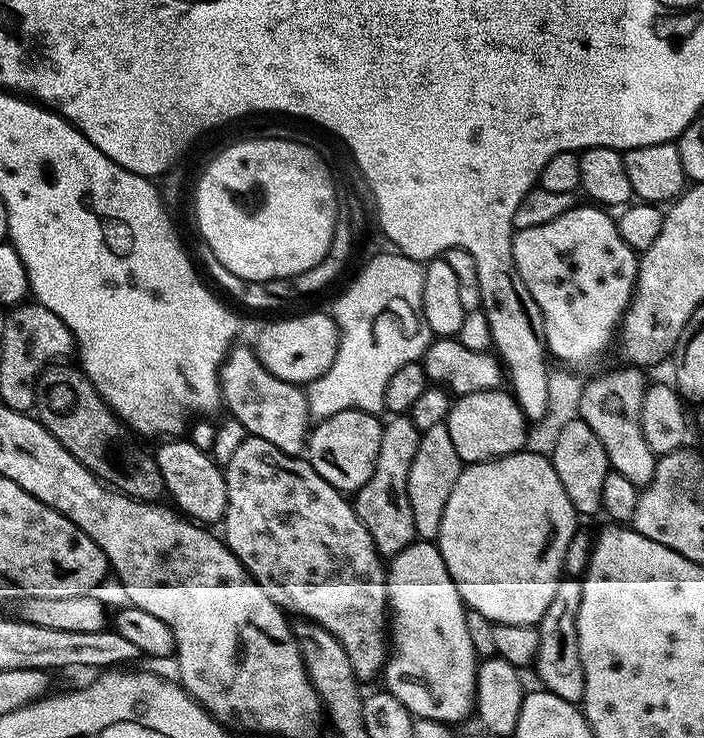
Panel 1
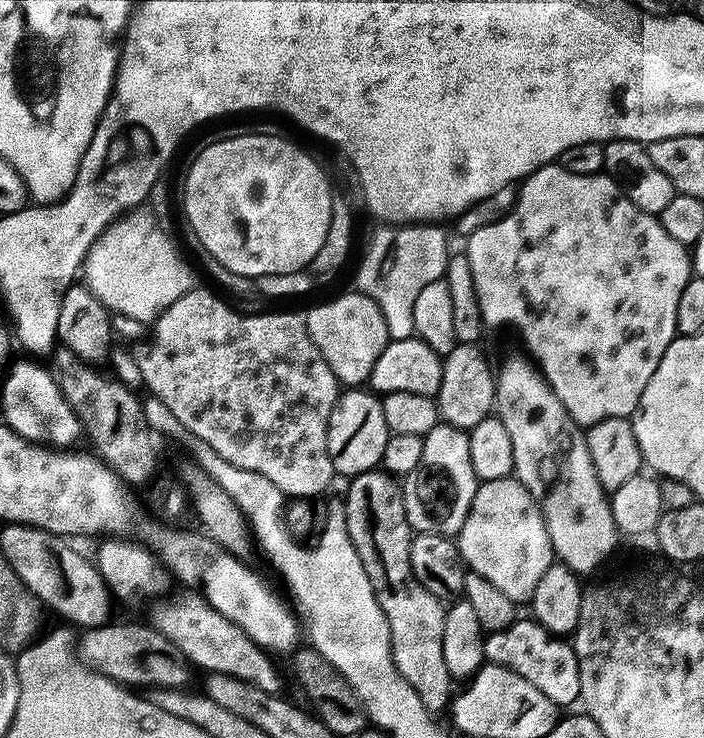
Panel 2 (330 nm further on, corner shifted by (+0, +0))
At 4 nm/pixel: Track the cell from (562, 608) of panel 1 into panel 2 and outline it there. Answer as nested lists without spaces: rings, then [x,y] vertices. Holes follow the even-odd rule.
[[[518,618],[509,628],[489,631],[484,637],[484,659],[487,663],[514,670],[514,674],[526,678],[530,686],[538,686],[552,704],[575,705],[580,699],[580,671],[575,647],[567,639],[545,631],[531,618]]]

